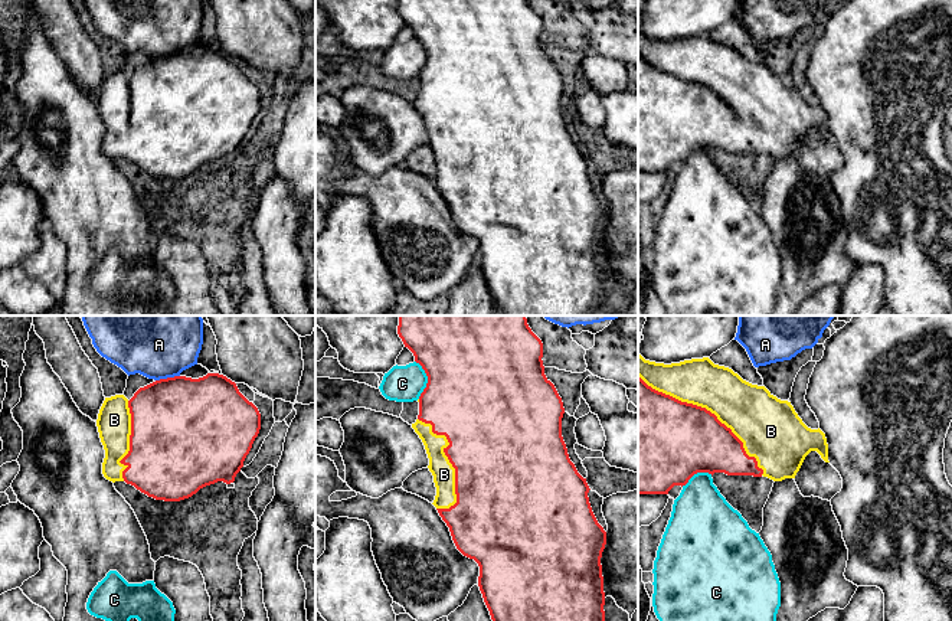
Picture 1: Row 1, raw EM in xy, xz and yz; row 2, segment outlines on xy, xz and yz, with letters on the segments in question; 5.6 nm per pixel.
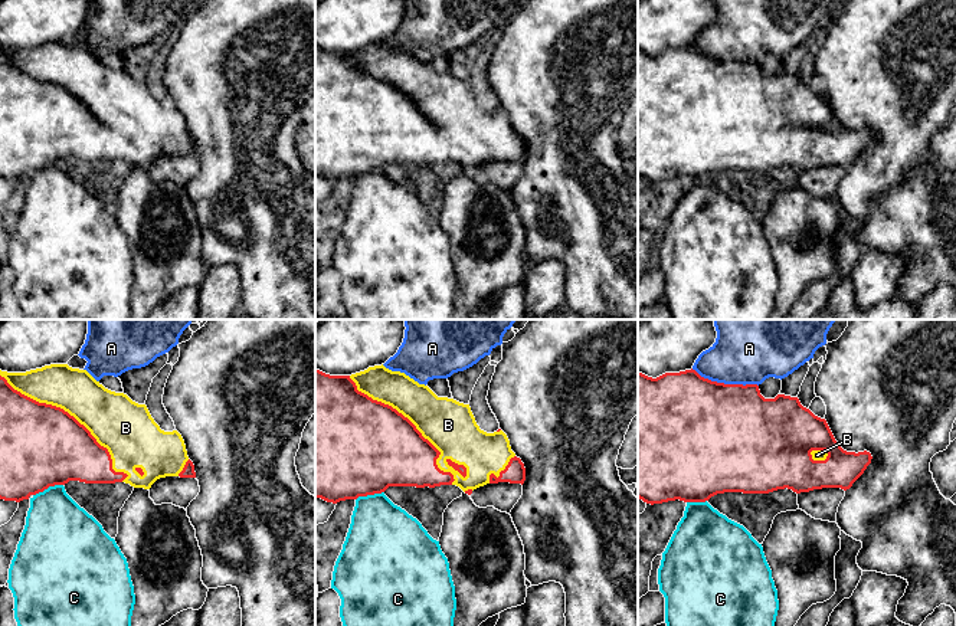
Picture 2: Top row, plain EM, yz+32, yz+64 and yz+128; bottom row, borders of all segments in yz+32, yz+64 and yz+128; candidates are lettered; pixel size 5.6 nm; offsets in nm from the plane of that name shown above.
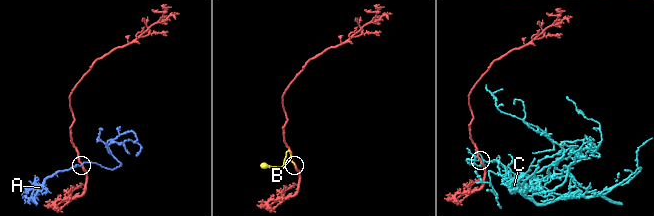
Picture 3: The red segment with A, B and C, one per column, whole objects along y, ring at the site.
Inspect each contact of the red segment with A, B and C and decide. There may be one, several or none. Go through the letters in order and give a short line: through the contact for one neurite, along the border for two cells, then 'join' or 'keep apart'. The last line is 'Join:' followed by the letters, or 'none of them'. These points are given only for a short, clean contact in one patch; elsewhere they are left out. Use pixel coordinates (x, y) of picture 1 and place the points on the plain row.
A: keep apart
B: join
C: keep apart
Join: B

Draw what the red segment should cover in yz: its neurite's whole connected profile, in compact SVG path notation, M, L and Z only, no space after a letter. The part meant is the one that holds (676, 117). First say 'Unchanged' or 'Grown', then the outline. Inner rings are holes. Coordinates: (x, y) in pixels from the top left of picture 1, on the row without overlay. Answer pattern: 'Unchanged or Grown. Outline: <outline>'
Grown. Outline: M638 30L638 171L668 171L674 163L686 163L697 150L709 150L711 153L714 150L724 150L727 153L763 153L773 158L795 156L805 134L811 128L817 128L825 140L830 140L825 111L819 105L808 105L795 89L791 79L778 76L765 63L743 58L732 46L714 42L709 35L664 42L645 37Z

